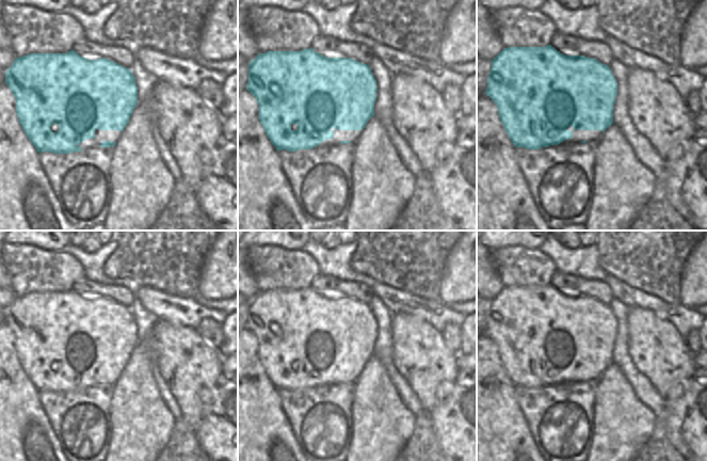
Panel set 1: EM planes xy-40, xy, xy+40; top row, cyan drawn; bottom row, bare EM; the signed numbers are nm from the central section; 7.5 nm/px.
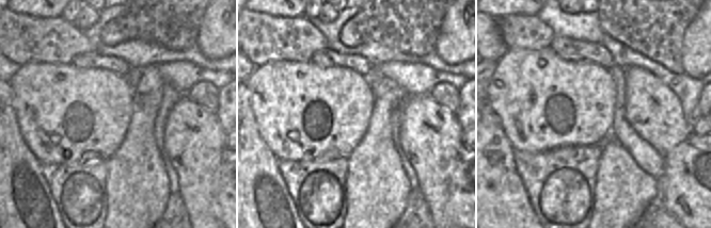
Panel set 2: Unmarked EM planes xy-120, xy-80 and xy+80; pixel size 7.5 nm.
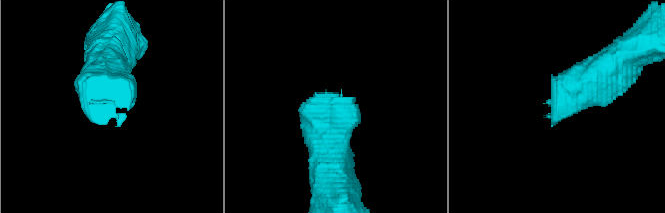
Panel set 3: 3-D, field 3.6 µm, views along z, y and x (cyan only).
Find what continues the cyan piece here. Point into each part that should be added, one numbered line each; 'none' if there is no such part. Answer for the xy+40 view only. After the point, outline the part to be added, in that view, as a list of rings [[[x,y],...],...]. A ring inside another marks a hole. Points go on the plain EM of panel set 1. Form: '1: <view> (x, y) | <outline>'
1: xy+40 (578, 375) | [[[572,365],[566,367],[573,370],[573,377],[563,380],[562,382],[579,382],[581,380],[597,380],[602,375],[601,369],[578,369],[574,368]],[[560,382],[560,383],[562,383]]]

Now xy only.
1: xy (339, 375) | [[[333,366],[331,369],[334,370],[334,377],[320,382],[318,386],[324,384],[340,384],[341,380],[351,380],[355,382],[361,372],[361,369],[339,369],[334,368]]]

